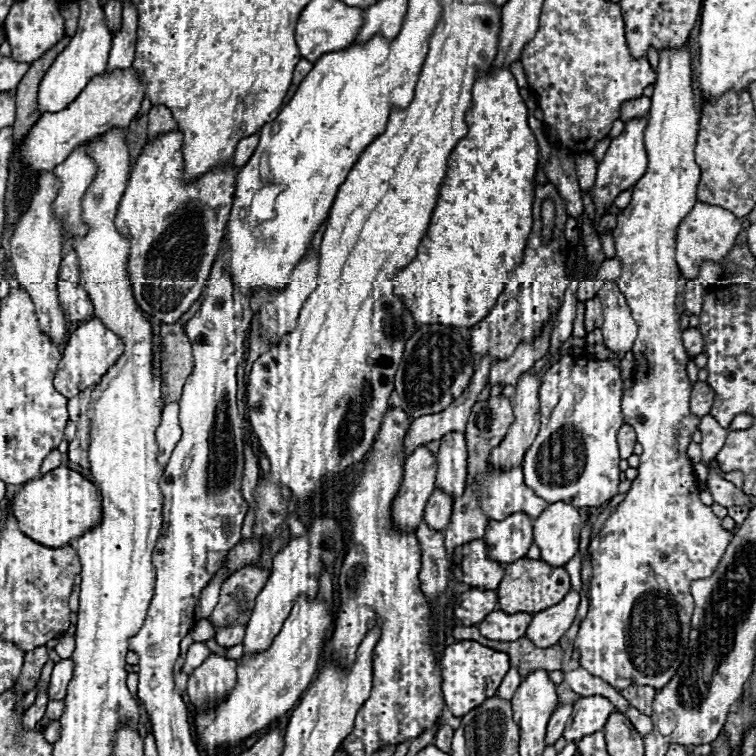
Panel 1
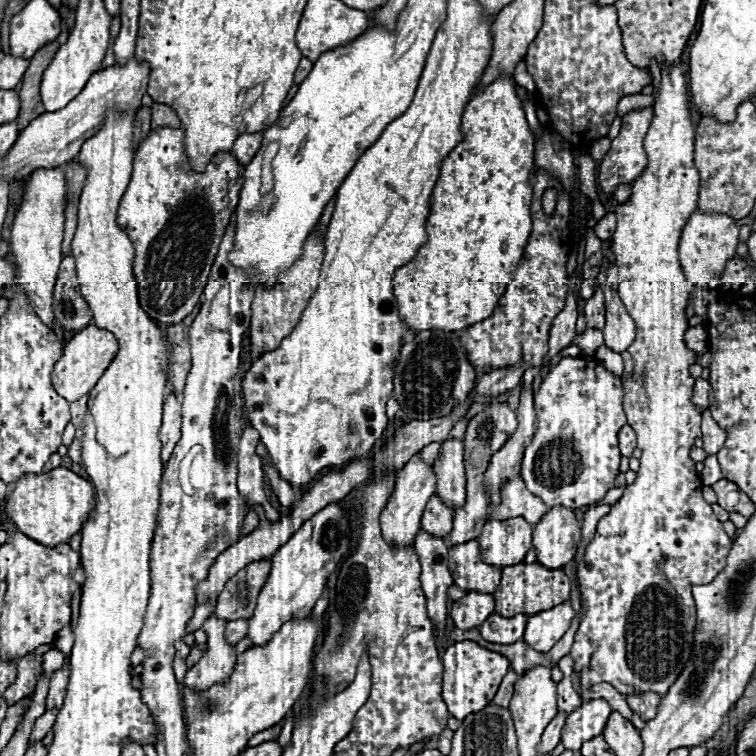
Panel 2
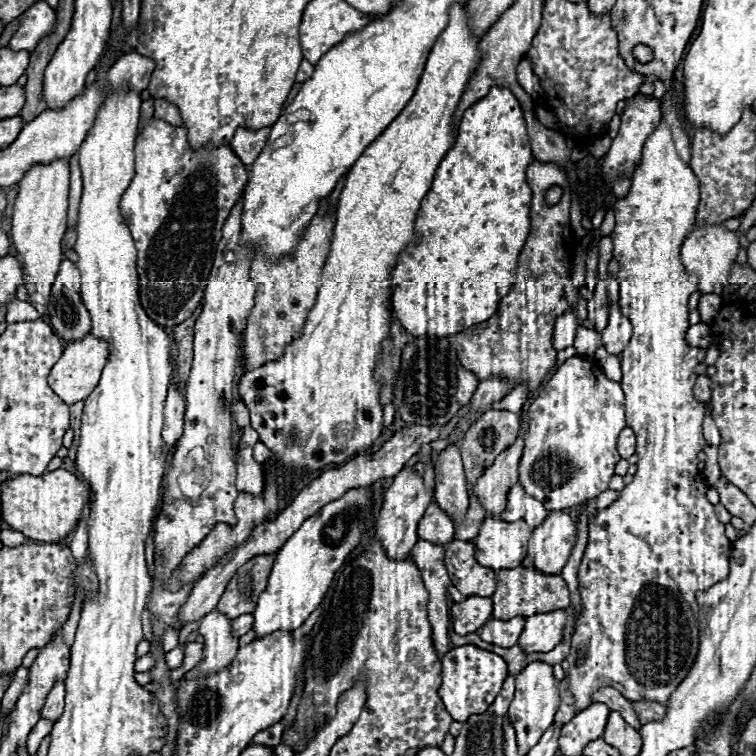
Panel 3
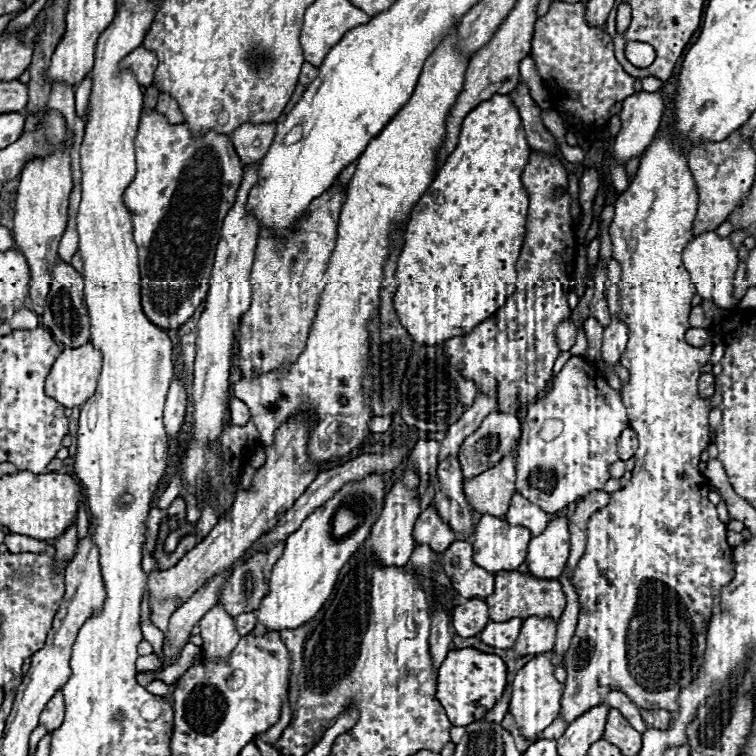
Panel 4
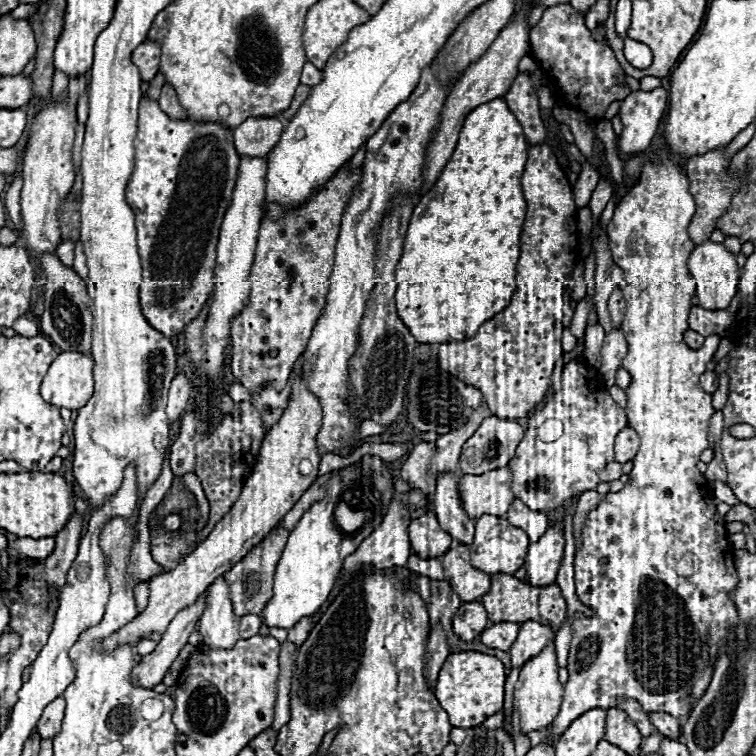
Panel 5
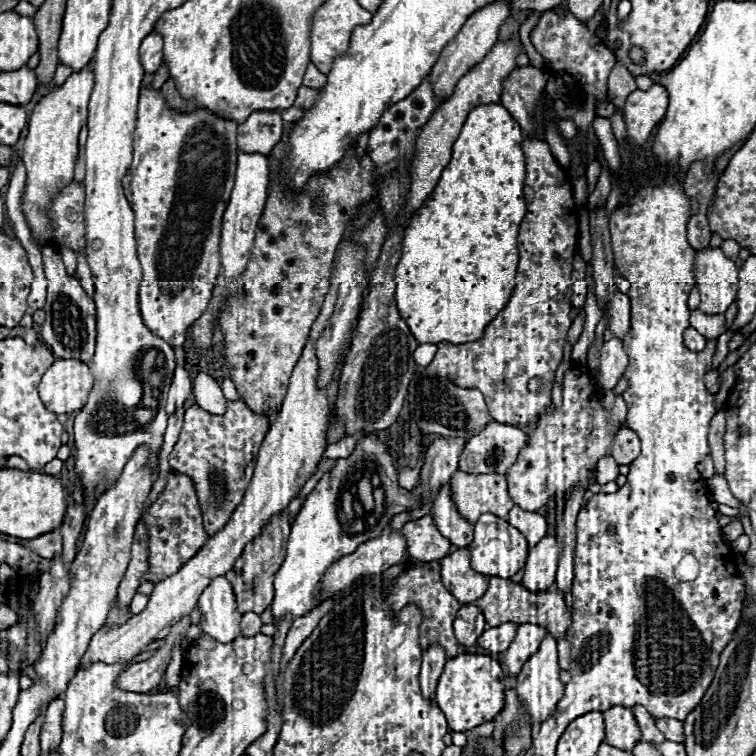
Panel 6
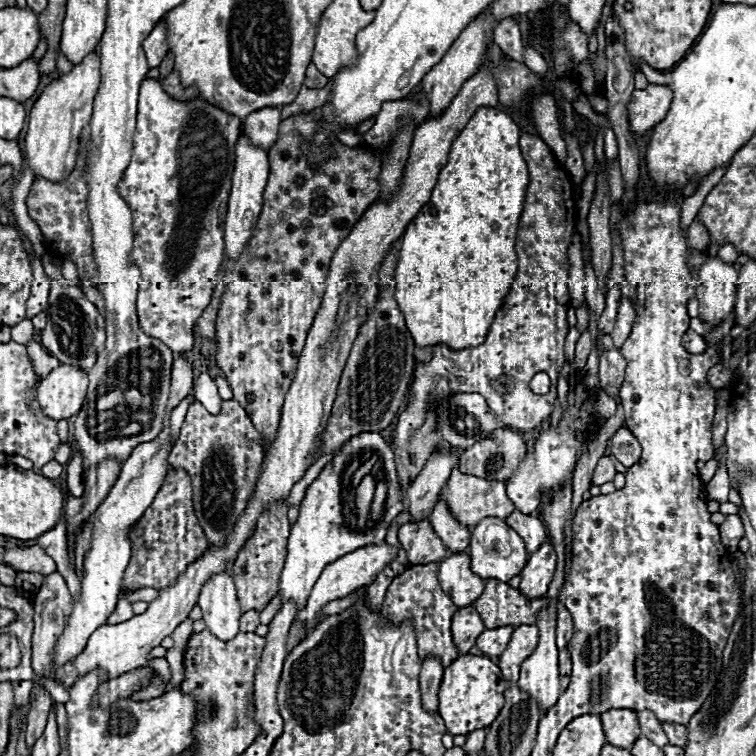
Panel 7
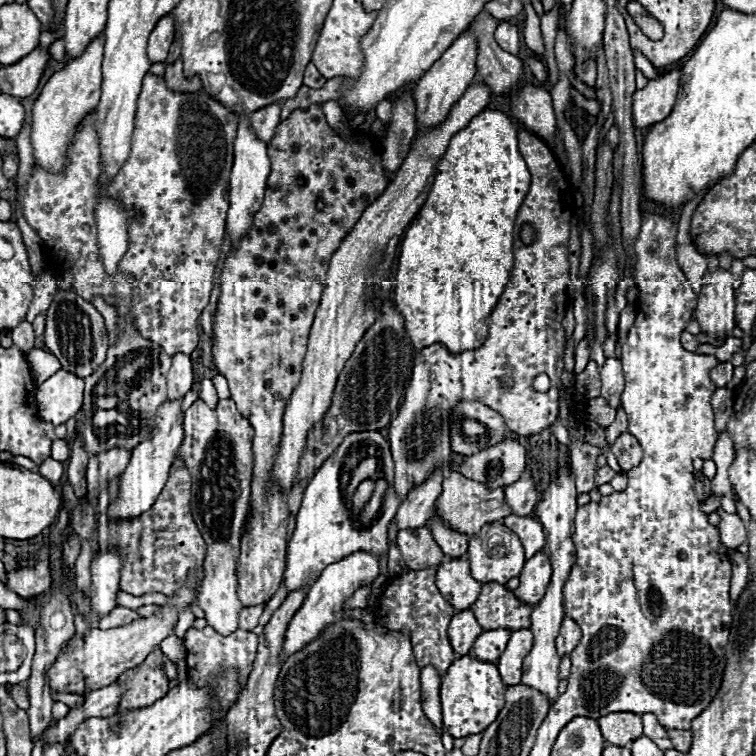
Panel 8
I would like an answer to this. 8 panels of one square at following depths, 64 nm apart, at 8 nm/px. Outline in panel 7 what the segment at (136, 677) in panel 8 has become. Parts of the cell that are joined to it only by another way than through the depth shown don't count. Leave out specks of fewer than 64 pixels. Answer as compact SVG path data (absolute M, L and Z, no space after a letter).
M156 676L146 688L142 688L140 692L134 692L132 698L134 698L134 700L150 700L150 698L162 696L164 692L166 692L166 684L160 680L160 676Z

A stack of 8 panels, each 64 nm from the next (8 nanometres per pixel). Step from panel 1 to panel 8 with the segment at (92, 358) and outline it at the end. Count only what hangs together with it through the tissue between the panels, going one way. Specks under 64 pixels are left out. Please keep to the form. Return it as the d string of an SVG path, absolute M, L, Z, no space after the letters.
M58 370L36 390L38 412L52 424L62 424L82 408L84 380L68 370Z

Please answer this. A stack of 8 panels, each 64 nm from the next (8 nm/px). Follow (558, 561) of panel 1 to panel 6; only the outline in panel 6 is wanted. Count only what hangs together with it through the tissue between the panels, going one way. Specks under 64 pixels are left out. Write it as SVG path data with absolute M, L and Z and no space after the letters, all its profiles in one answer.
M552 534L544 536L528 552L522 586L532 590L532 592L548 590L556 578L558 558L560 558L560 544L558 544L556 536L552 536Z

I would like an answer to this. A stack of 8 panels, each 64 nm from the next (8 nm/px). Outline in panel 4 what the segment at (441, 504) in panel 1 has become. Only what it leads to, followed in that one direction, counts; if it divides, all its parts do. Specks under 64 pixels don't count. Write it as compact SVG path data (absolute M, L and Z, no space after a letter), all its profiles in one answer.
M434 506L426 508L414 526L416 544L428 544L434 552L444 552L456 540L452 528L440 518Z

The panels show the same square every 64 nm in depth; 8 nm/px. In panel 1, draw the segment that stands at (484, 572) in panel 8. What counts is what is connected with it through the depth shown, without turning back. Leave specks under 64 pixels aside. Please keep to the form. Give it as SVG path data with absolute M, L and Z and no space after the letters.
M514 512L506 520L490 522L486 526L484 542L488 544L490 558L502 564L516 562L526 556L532 546L532 520L526 512Z

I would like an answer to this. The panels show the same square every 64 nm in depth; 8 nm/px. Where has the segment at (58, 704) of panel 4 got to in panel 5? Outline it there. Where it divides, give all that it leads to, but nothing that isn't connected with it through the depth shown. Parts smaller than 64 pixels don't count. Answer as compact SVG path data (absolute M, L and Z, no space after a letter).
M62 696L54 698L42 712L40 720L38 720L38 732L42 738L54 738L60 732L62 726L62 718L64 718L64 710L66 710L66 702Z

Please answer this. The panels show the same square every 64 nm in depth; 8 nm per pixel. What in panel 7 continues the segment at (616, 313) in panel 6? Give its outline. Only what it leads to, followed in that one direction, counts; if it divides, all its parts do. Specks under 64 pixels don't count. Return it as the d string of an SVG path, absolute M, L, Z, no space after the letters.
M620 298L618 300L618 314L616 314L616 324L614 324L614 330L612 330L612 338L614 338L614 344L620 348L620 344L624 344L624 340L628 338L628 332L632 328L632 322L634 322L634 308L630 304L628 298Z

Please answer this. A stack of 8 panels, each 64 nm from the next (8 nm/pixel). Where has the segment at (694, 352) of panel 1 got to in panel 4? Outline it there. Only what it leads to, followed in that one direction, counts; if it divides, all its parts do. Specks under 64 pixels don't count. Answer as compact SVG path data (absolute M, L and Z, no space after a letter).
M690 328L686 332L686 340L690 346L706 346L710 342L710 332L706 328Z

